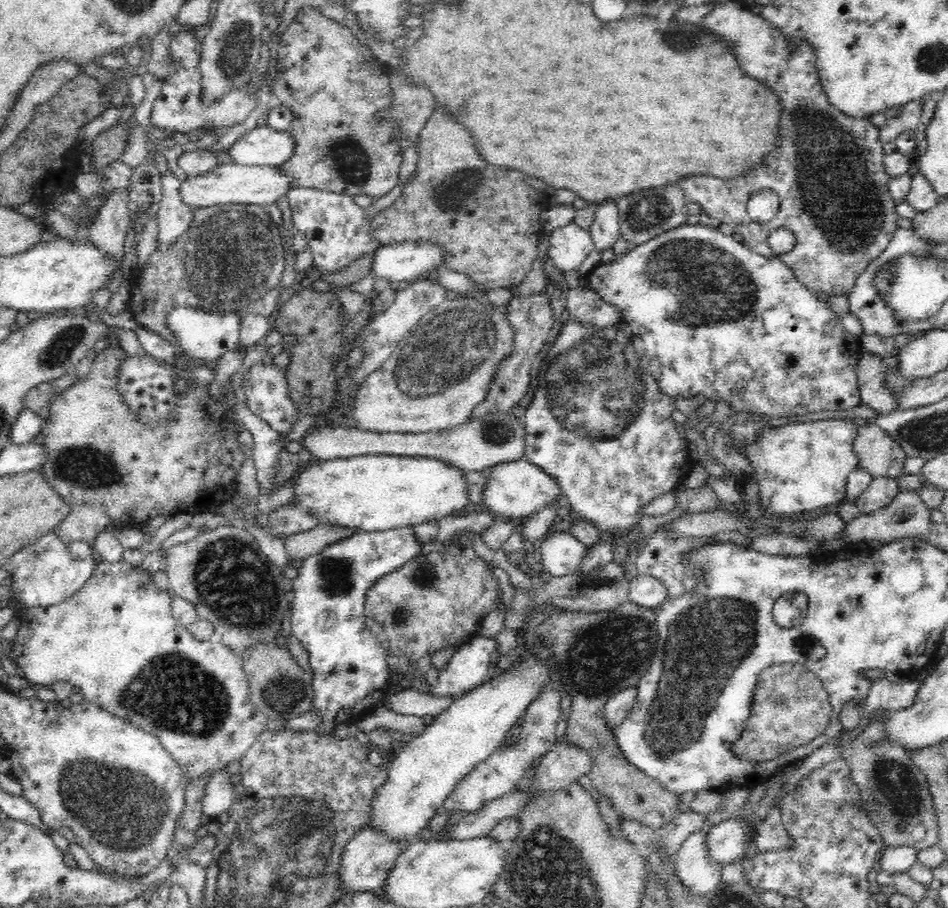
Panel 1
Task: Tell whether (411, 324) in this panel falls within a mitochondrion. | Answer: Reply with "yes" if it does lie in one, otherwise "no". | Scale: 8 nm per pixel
yes

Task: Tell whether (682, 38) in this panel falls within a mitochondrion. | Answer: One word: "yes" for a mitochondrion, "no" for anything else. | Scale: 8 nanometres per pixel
yes

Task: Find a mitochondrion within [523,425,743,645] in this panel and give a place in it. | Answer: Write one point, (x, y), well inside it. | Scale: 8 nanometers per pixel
(585, 584)

